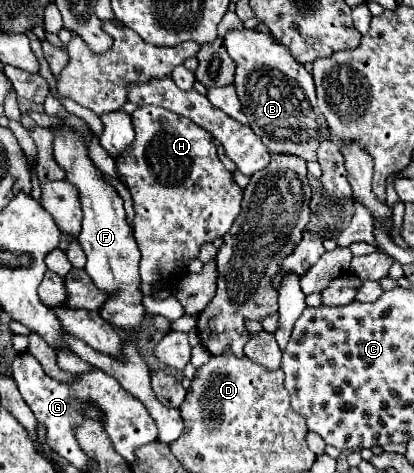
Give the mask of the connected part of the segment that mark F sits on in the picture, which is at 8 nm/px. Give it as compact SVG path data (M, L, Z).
M64 120L62 126L56 128L54 158L66 170L66 180L80 190L84 220L82 220L82 232L78 234L78 242L88 258L84 270L92 278L94 286L108 294L108 300L100 306L98 314L114 328L134 332L140 328L146 308L142 306L144 294L140 292L140 274L138 274L140 250L136 240L132 240L132 228L126 222L126 212L122 206L124 202L116 194L116 190L104 182L102 172L88 158L86 142L78 134L74 134L64 124Z

